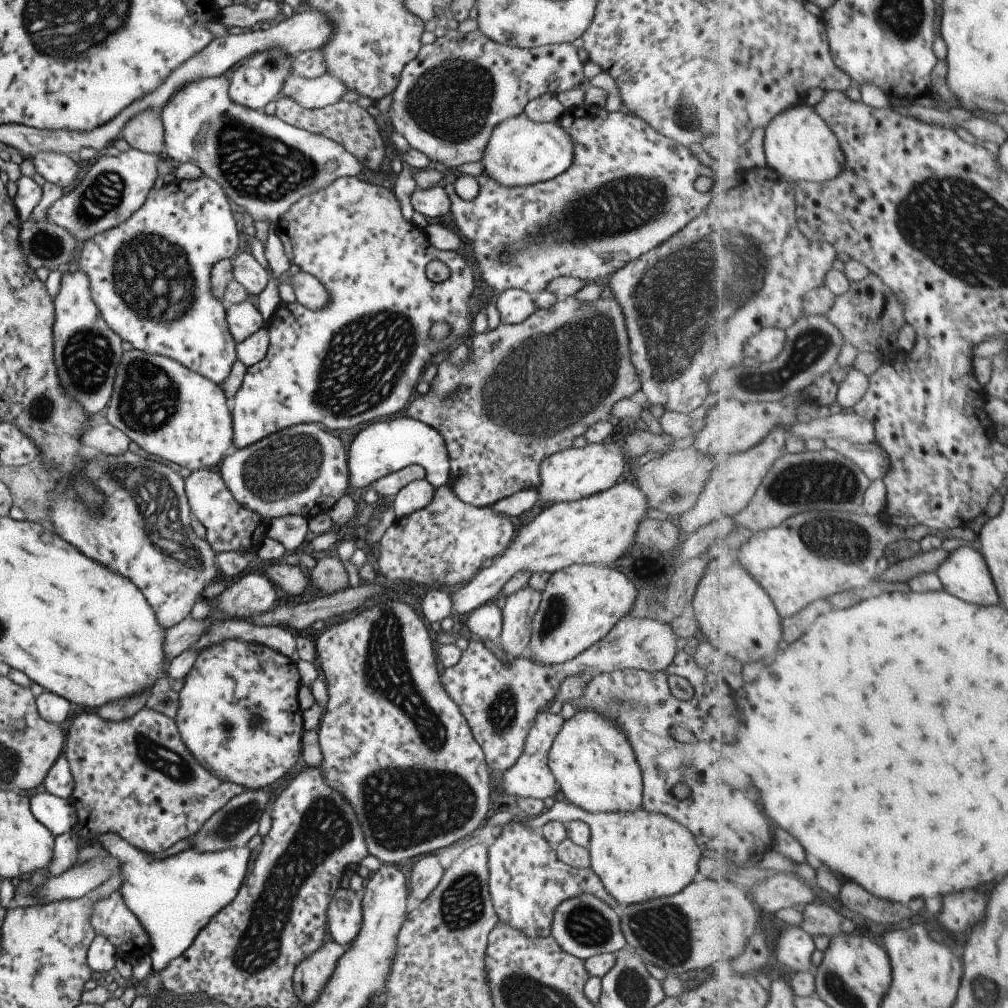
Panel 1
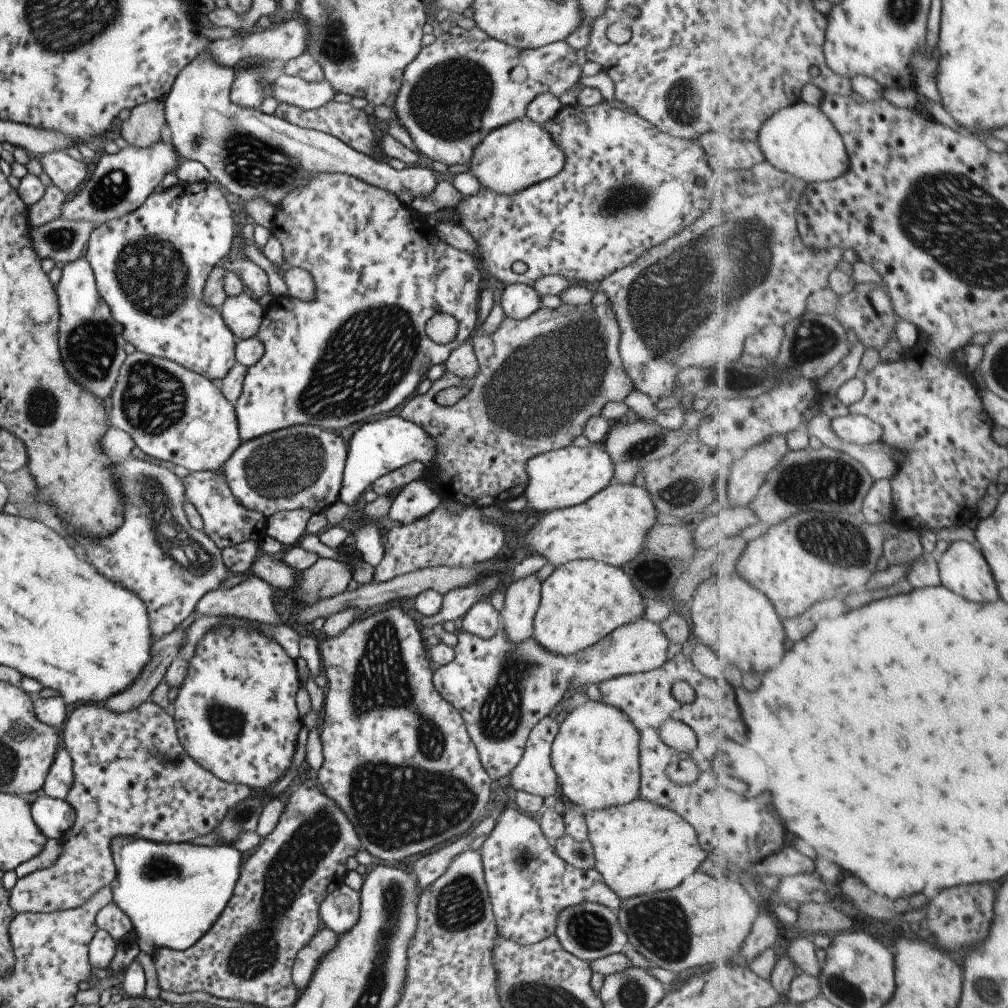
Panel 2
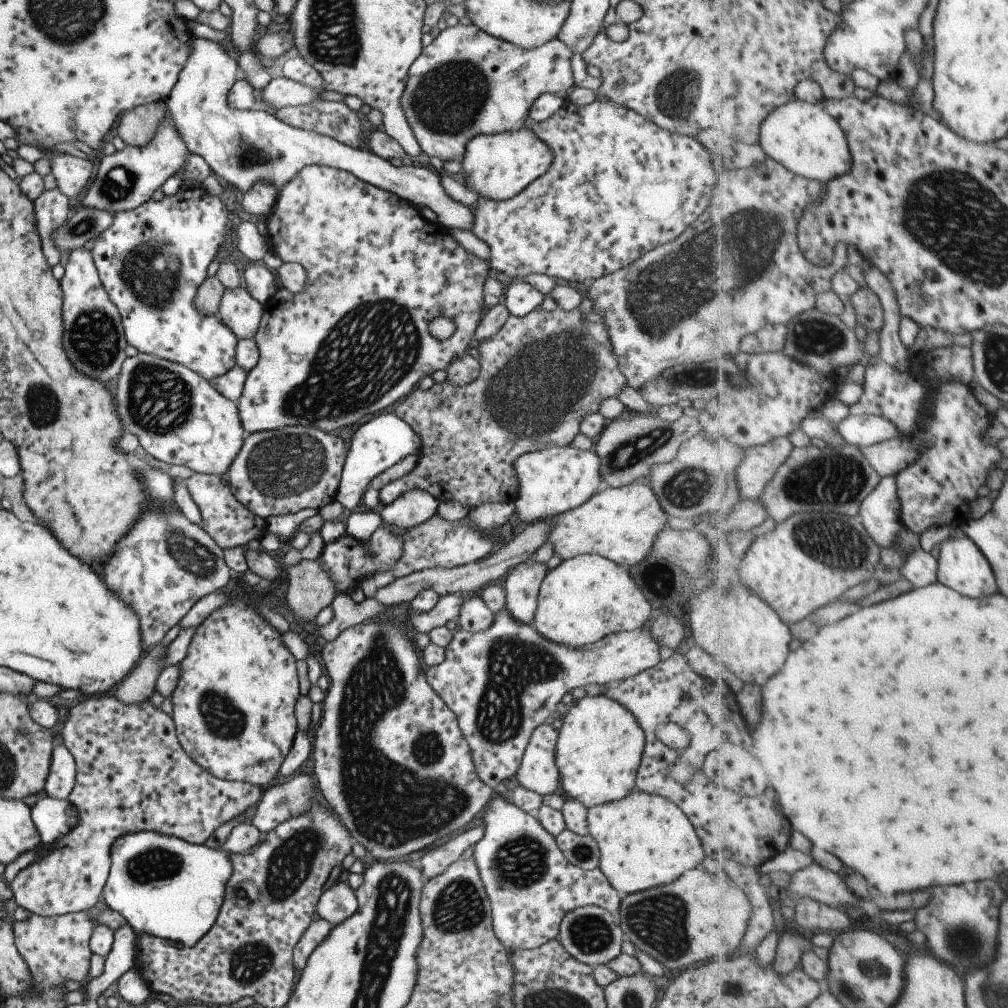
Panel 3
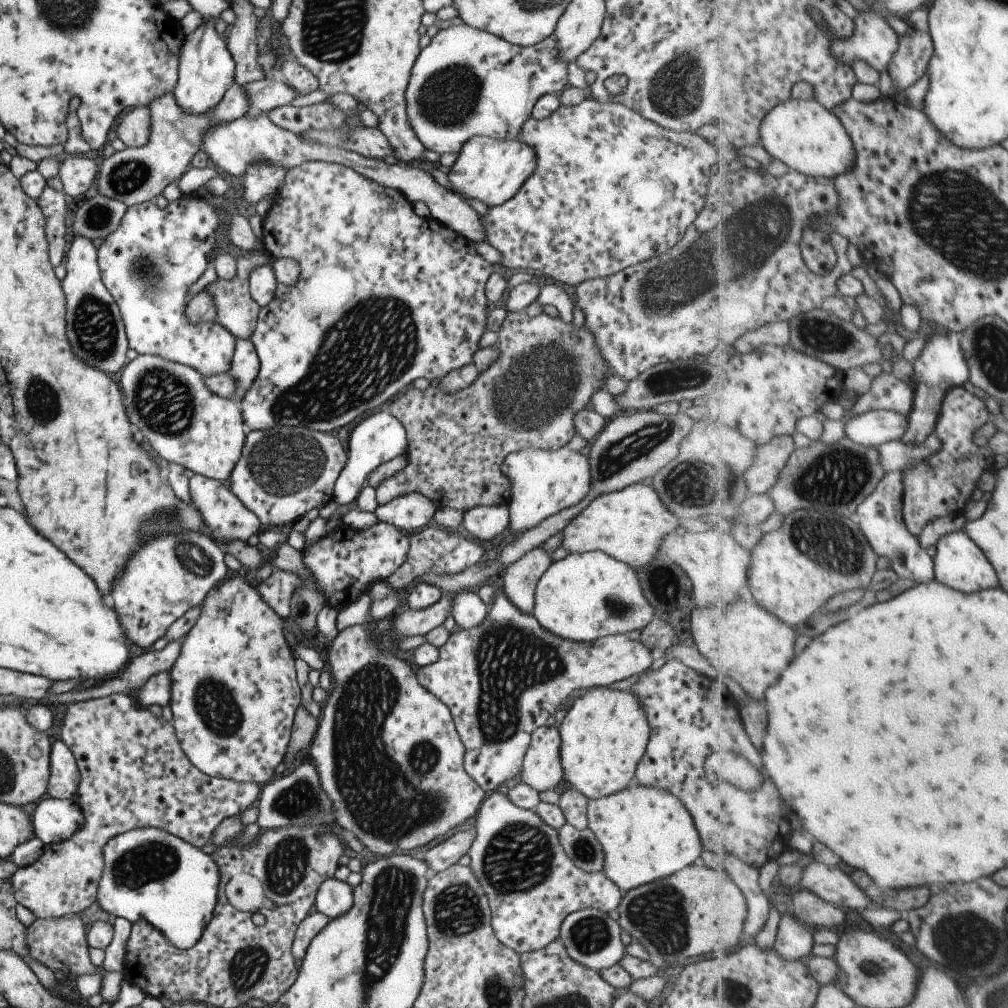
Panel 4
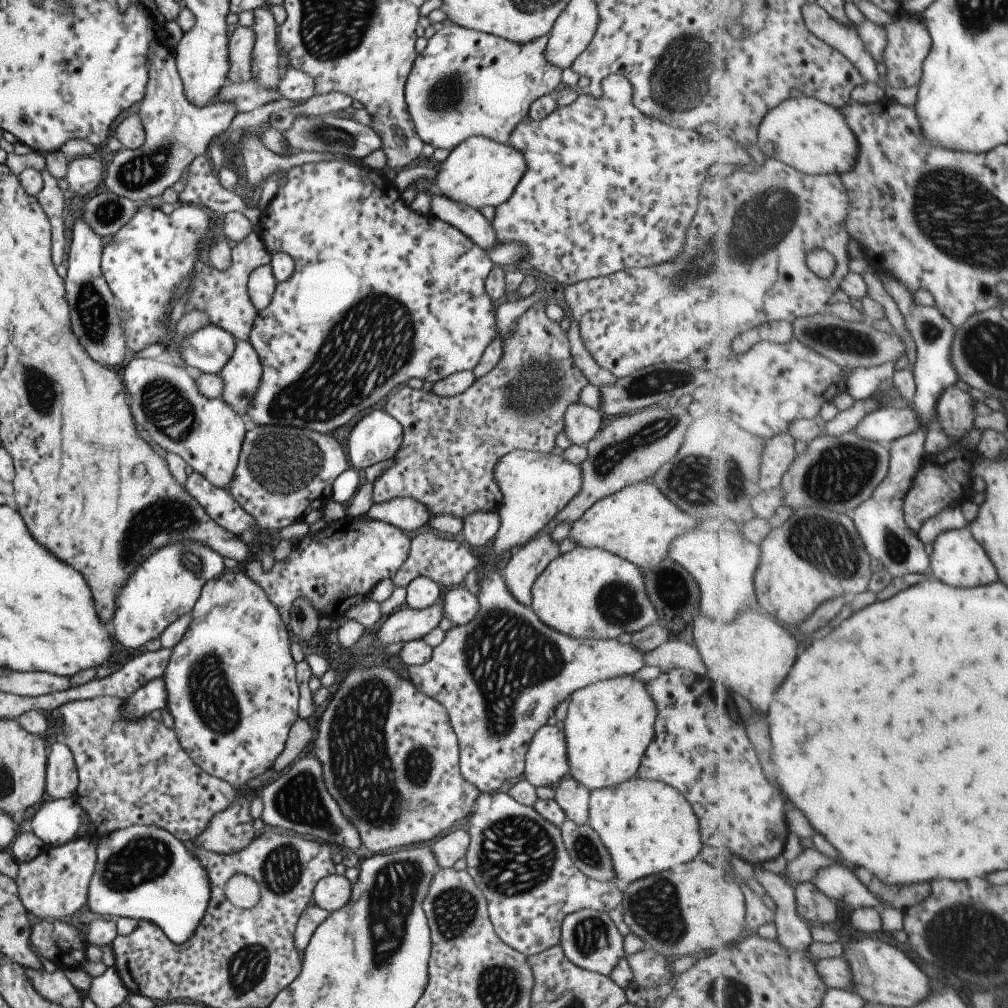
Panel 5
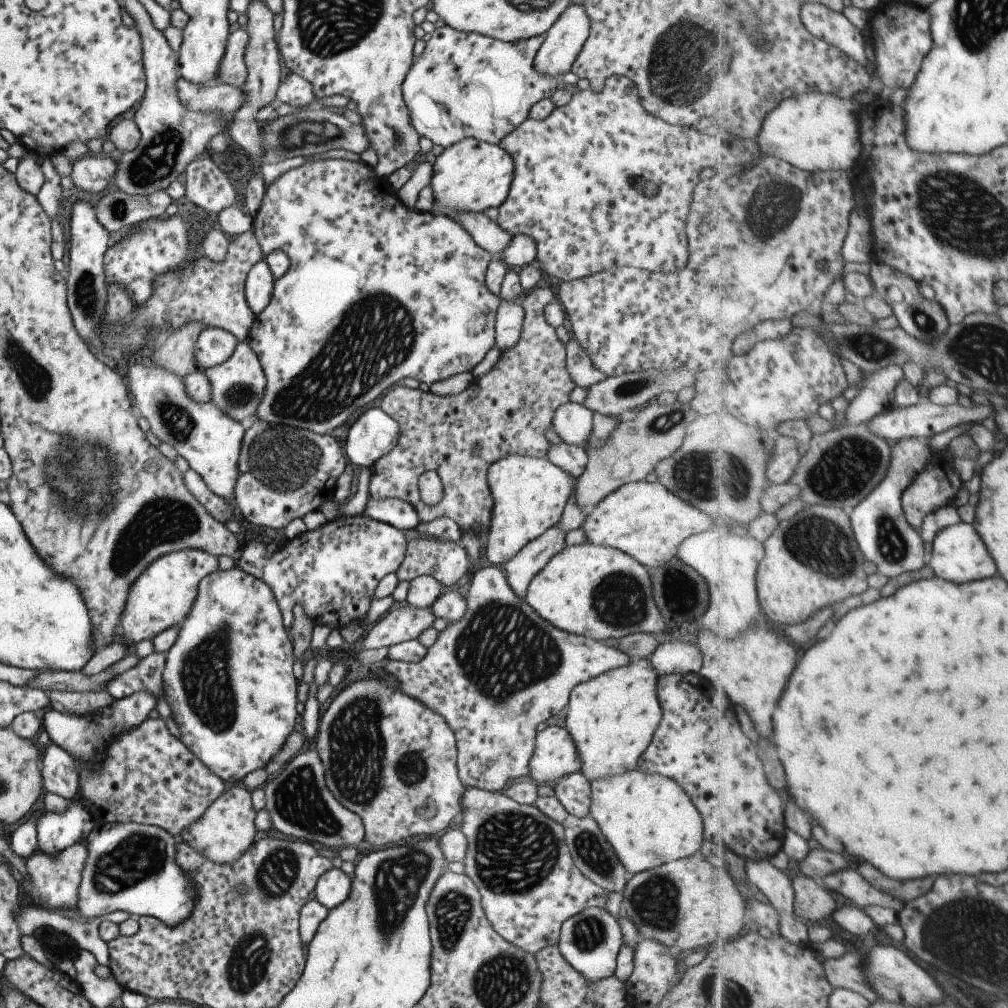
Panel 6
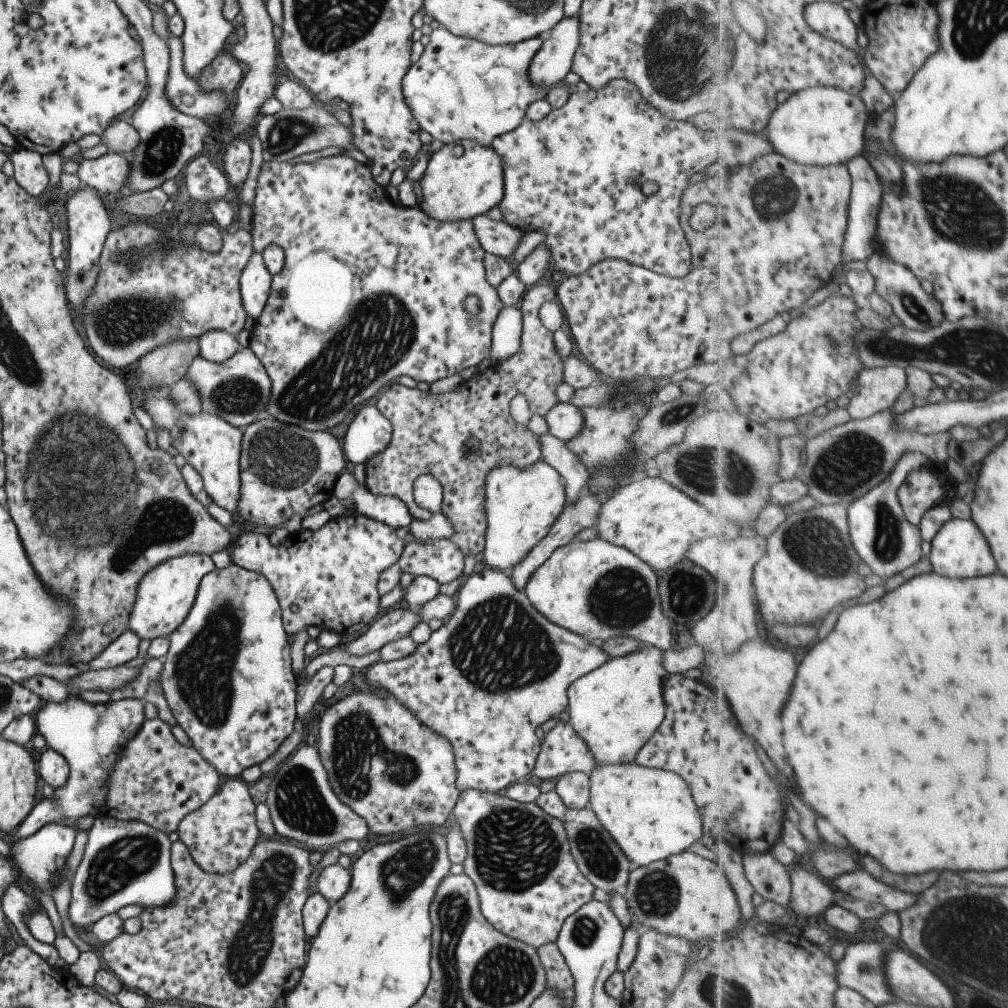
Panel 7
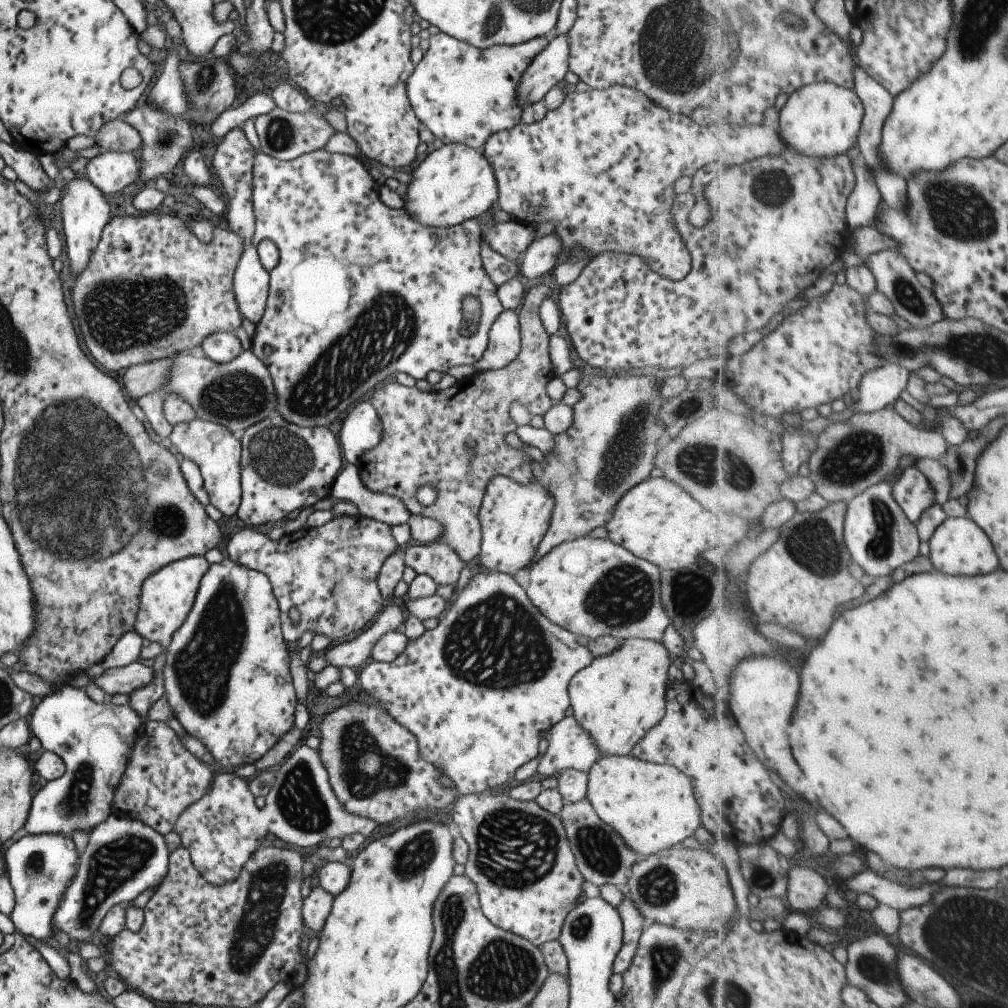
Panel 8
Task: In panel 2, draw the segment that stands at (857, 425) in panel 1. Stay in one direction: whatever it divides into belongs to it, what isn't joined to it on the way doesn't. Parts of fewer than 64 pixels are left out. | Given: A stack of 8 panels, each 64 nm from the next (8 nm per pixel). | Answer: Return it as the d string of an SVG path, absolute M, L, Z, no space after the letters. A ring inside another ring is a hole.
M849 414L832 420L834 431L847 442L870 445L884 440L884 428L876 420Z

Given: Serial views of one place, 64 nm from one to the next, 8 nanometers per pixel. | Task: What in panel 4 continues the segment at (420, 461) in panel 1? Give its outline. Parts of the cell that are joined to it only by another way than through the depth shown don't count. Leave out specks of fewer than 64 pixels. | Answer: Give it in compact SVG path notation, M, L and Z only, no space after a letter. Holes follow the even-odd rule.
M373 412L362 421L359 421L347 441L346 461L337 475L332 488L332 501L339 508L345 509L354 504L367 475L377 465L386 463L396 456L406 454L406 432L401 423L387 412Z

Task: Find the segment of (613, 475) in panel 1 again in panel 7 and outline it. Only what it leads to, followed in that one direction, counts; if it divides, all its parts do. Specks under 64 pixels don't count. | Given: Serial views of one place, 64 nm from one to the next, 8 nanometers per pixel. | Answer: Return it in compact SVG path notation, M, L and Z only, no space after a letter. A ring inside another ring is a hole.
M540 456L529 470L521 472L518 466L501 465L486 474L484 482L484 545L482 550L485 566L505 570L514 567L547 534L558 517L564 503L564 485L560 474L549 467Z

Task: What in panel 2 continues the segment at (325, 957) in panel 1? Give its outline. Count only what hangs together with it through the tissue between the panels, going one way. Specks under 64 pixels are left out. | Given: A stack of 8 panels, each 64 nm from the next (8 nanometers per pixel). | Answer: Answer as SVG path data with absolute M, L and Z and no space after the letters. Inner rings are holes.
M323 924L318 931L295 953L292 964L291 978L293 984L302 991L309 980L314 966L322 961L327 951L335 946L336 934Z

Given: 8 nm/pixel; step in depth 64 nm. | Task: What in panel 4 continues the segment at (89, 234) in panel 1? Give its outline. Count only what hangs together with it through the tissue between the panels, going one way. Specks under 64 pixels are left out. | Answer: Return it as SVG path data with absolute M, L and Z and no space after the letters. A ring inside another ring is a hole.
M231 83L224 92L222 99L206 115L188 115L184 113L174 99L173 90L157 95L146 104L150 116L150 129L147 142L140 147L125 147L105 157L97 174L97 195L102 194L110 199L131 205L155 200L162 190L176 182L182 175L187 164L202 150L202 136L214 125L222 125L241 117L250 111L246 93L238 84Z

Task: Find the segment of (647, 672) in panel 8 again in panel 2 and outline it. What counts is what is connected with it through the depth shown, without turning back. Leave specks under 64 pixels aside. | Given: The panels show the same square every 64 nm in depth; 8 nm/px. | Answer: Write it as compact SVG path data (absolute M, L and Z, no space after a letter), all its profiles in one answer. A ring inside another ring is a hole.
M585 700L565 716L550 748L559 799L584 811L617 807L638 797L640 736L627 716L611 705Z

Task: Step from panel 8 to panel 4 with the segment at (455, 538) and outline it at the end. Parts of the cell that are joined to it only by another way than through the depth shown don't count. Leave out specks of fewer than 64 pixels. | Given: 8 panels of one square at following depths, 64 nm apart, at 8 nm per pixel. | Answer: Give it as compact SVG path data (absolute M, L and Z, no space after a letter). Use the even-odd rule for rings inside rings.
M543 311L535 316L528 316L525 312L518 313L507 312L503 322L496 334L497 348L499 349L499 358L491 364L487 370L479 373L475 380L467 385L463 390L456 393L445 393L437 387L427 387L424 390L415 389L413 386L407 386L405 390L395 396L395 400L389 402L388 411L393 418L396 418L406 432L406 465L389 476L388 479L383 479L375 488L375 500L378 505L387 504L387 501L393 500L395 497L406 495L411 492L420 494L428 498L435 504L436 507L449 507L462 513L474 506L499 506L505 505L509 500L509 485L508 480L500 471L500 464L503 458L510 454L511 451L525 449L558 449L565 444L574 435L572 427L572 416L574 412L588 406L590 402L590 394L600 387L601 378L605 374L610 373L615 375L601 360L600 354L595 348L592 341L592 336L586 331L583 325L574 330L571 328L571 322L564 324L559 316L551 317L543 313Z

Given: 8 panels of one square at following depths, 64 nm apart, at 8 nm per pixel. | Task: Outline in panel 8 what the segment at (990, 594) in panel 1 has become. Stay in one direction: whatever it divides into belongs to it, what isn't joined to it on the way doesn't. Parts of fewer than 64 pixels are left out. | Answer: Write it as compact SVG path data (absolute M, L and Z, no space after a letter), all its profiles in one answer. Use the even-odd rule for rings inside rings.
M969 515L948 517L933 533L929 547L934 568L948 575L986 575L999 568L999 558L989 536Z

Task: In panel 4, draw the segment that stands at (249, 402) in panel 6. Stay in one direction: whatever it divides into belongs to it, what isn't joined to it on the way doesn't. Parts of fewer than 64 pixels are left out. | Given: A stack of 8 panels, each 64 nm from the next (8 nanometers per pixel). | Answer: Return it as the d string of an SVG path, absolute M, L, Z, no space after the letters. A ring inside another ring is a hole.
M236 339L234 353L230 360L230 366L226 372L236 381L232 392L232 401L241 402L248 388L251 386L259 368L258 356L249 339Z

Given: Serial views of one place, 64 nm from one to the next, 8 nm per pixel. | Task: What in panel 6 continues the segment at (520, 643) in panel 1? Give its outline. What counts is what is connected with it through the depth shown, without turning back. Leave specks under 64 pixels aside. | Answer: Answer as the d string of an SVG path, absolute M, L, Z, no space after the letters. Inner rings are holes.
M553 525L528 542L504 564L505 578L509 588L524 599L529 581L545 566L545 563L563 548L566 532Z

